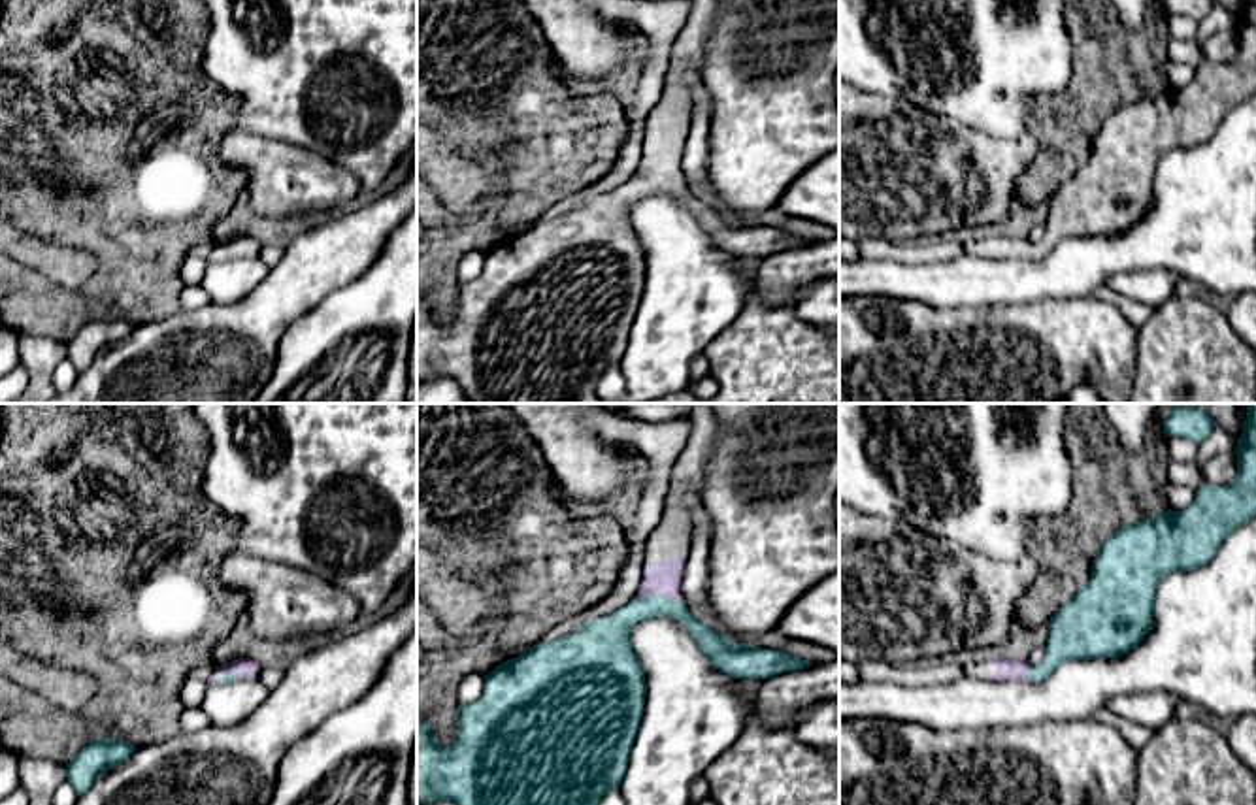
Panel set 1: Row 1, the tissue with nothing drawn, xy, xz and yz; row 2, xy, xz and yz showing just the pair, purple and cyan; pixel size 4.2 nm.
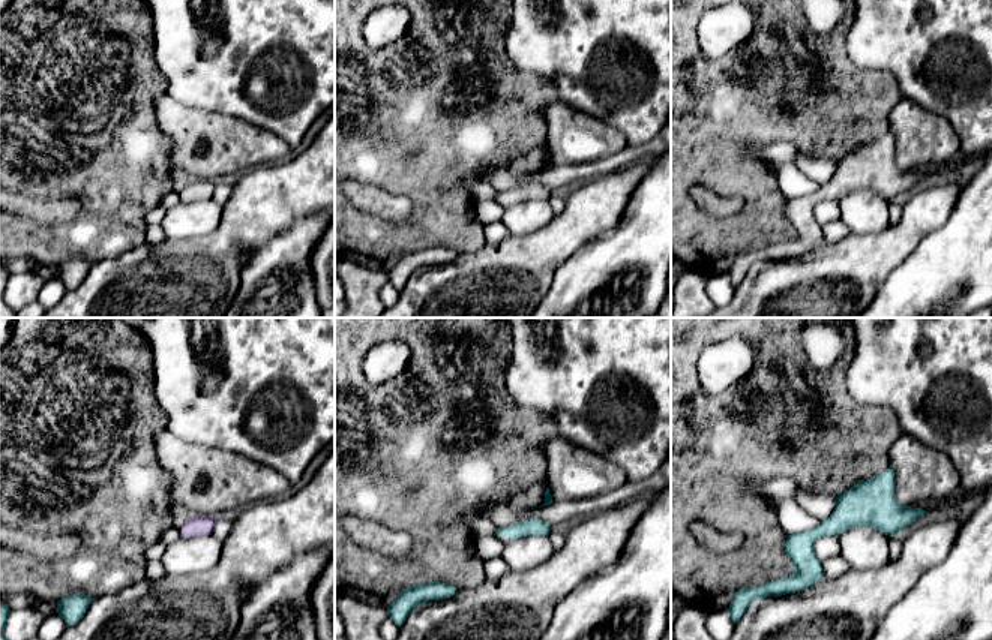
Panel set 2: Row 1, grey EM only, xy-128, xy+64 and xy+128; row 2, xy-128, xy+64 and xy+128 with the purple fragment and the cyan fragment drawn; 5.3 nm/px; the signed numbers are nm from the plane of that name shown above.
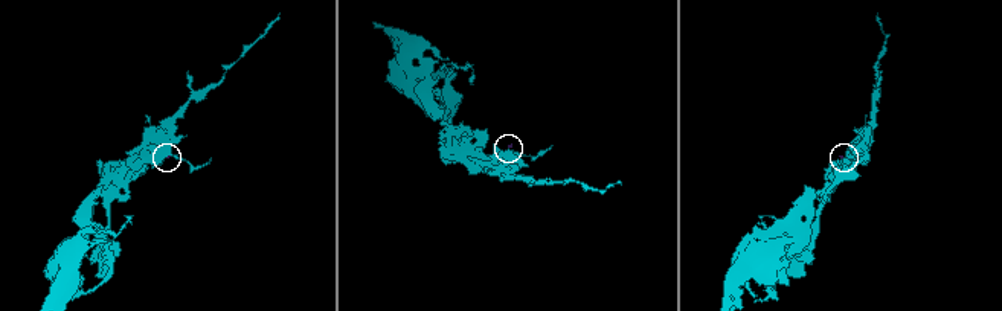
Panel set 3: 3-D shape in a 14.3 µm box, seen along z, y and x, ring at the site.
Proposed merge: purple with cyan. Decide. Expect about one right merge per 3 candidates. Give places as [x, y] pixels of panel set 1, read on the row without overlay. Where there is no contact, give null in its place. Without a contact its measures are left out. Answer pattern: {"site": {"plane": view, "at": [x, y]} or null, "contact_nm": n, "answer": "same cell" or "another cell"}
{"site": {"plane": "xz", "at": [657, 168]}, "contact_nm": 130, "answer": "same cell"}

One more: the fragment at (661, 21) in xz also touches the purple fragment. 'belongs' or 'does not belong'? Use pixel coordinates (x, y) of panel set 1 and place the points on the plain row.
does not belong

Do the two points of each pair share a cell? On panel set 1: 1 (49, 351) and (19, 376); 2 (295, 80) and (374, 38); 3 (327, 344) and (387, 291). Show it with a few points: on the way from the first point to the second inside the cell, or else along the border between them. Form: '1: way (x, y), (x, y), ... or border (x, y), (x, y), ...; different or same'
1: border (19, 362), (27, 374), (27, 383); different
2: way (314, 61), (336, 38), (355, 38); same
3: way (342, 334), (372, 306); same

